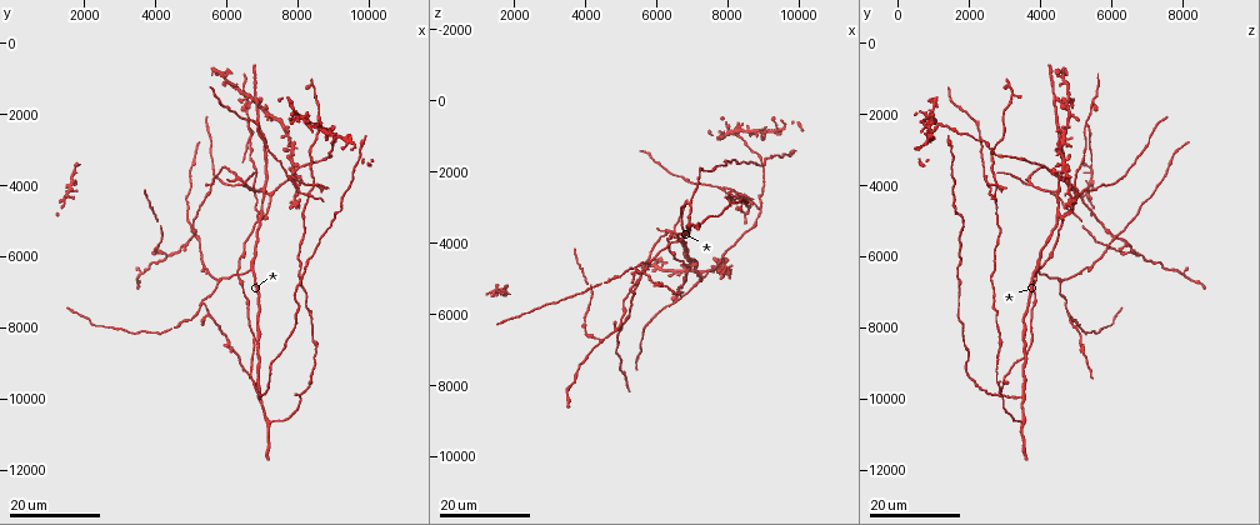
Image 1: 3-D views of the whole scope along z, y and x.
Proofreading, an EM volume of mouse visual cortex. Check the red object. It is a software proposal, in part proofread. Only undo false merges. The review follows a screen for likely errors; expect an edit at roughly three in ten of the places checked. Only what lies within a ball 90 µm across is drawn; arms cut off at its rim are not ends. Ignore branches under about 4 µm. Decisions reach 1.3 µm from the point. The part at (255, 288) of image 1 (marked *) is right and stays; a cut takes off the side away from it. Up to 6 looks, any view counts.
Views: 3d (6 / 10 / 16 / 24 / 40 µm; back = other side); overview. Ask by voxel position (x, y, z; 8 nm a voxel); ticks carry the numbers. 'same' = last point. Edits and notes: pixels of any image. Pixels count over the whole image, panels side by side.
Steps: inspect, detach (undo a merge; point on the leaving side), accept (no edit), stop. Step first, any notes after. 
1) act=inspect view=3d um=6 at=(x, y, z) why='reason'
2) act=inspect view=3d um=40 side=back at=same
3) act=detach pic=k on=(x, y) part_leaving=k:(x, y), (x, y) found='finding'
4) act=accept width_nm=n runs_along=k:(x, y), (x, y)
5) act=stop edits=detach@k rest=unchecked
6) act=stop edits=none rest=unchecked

act=inspect view=3d um=16 at=(6700, 6400, 3900) why='a fork'

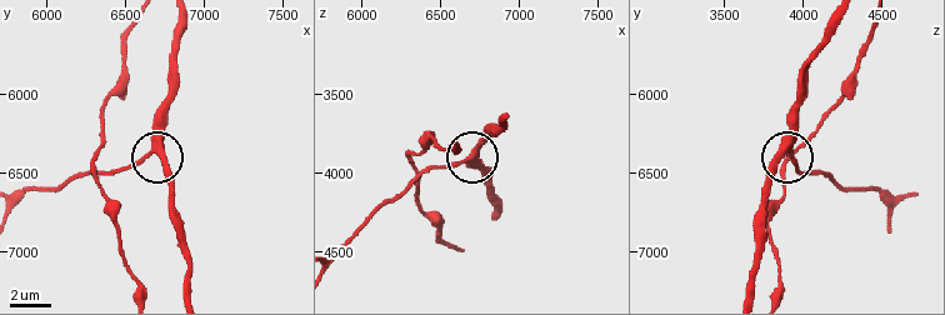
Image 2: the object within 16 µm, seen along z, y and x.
act=inspect view=3d um=6 at=(6660, 6340, 3920) why='zoom in'

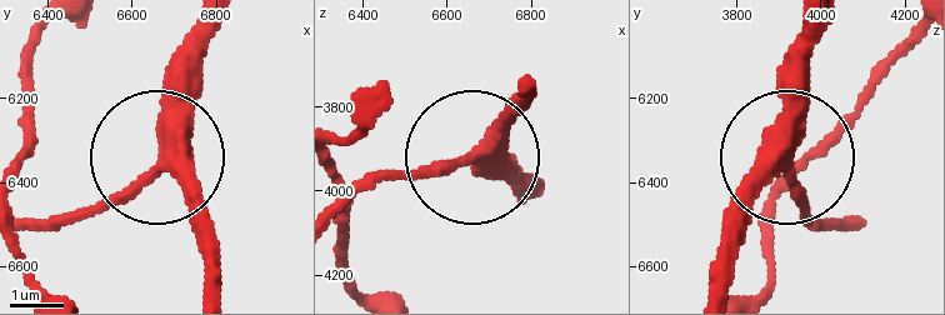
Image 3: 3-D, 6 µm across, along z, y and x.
act=accept side_arm_um=59 runs_along=3:(720, 286), (739, 205), (784, 161), (810, 228) found='continuous, no second neuron'

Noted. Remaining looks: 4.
act=inspect view=3d um=24 at=(6900, 4200, 4500) why='arms part here'

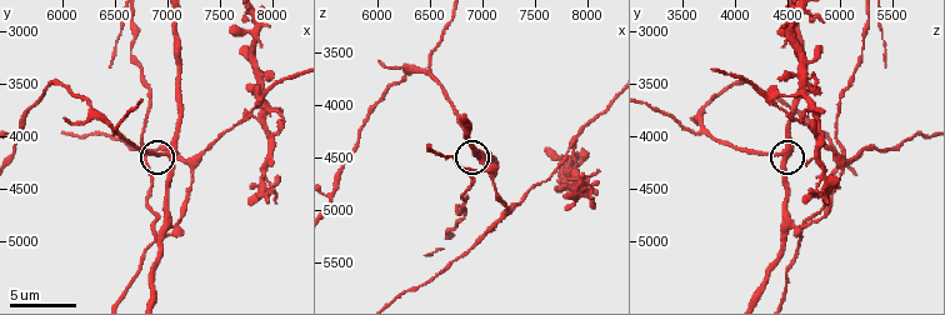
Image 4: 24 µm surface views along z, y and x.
act=inspect view=3d um=10 at=(6960, 4140, 4460)

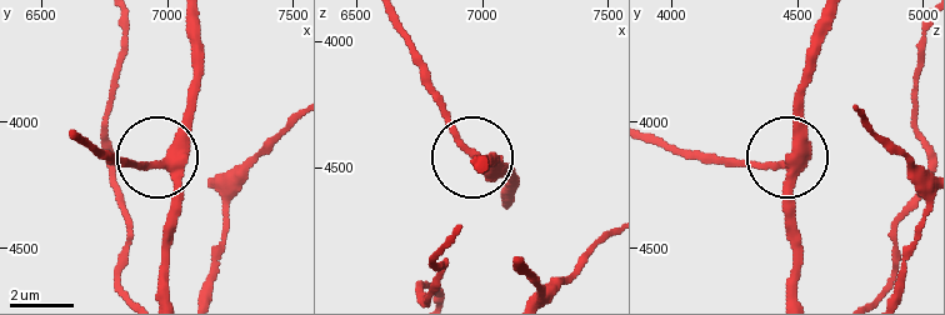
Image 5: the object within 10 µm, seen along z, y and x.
act=accept arms=3 found='all the same neuron'

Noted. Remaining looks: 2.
act=inspect view=3d um=16 at=(7060, 4880, 4660) why='three-way junction'

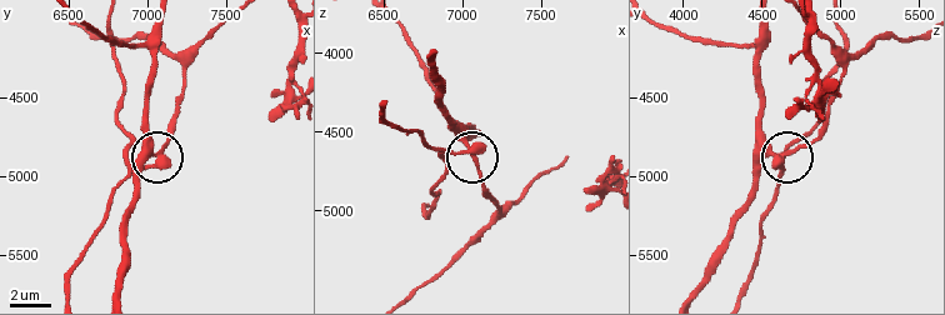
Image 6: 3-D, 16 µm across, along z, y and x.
act=inspect view=3d um=16 side=back at=(7100, 4860, 4660)

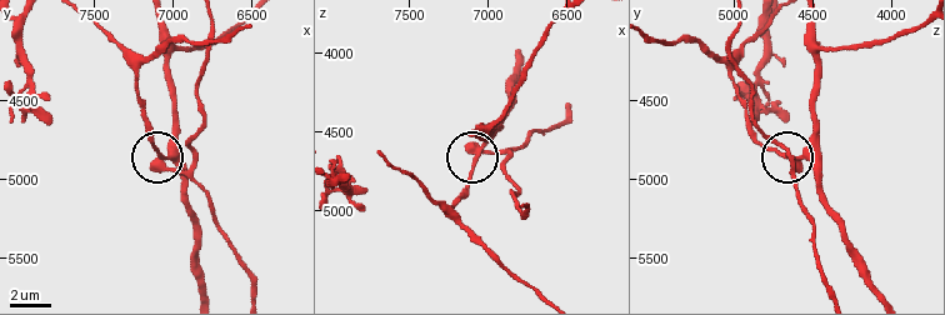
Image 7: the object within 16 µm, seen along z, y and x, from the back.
act=accept width_nm=280 found='continuous, no second neuron'

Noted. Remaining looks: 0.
act=stop edits=none rest=unchecked

